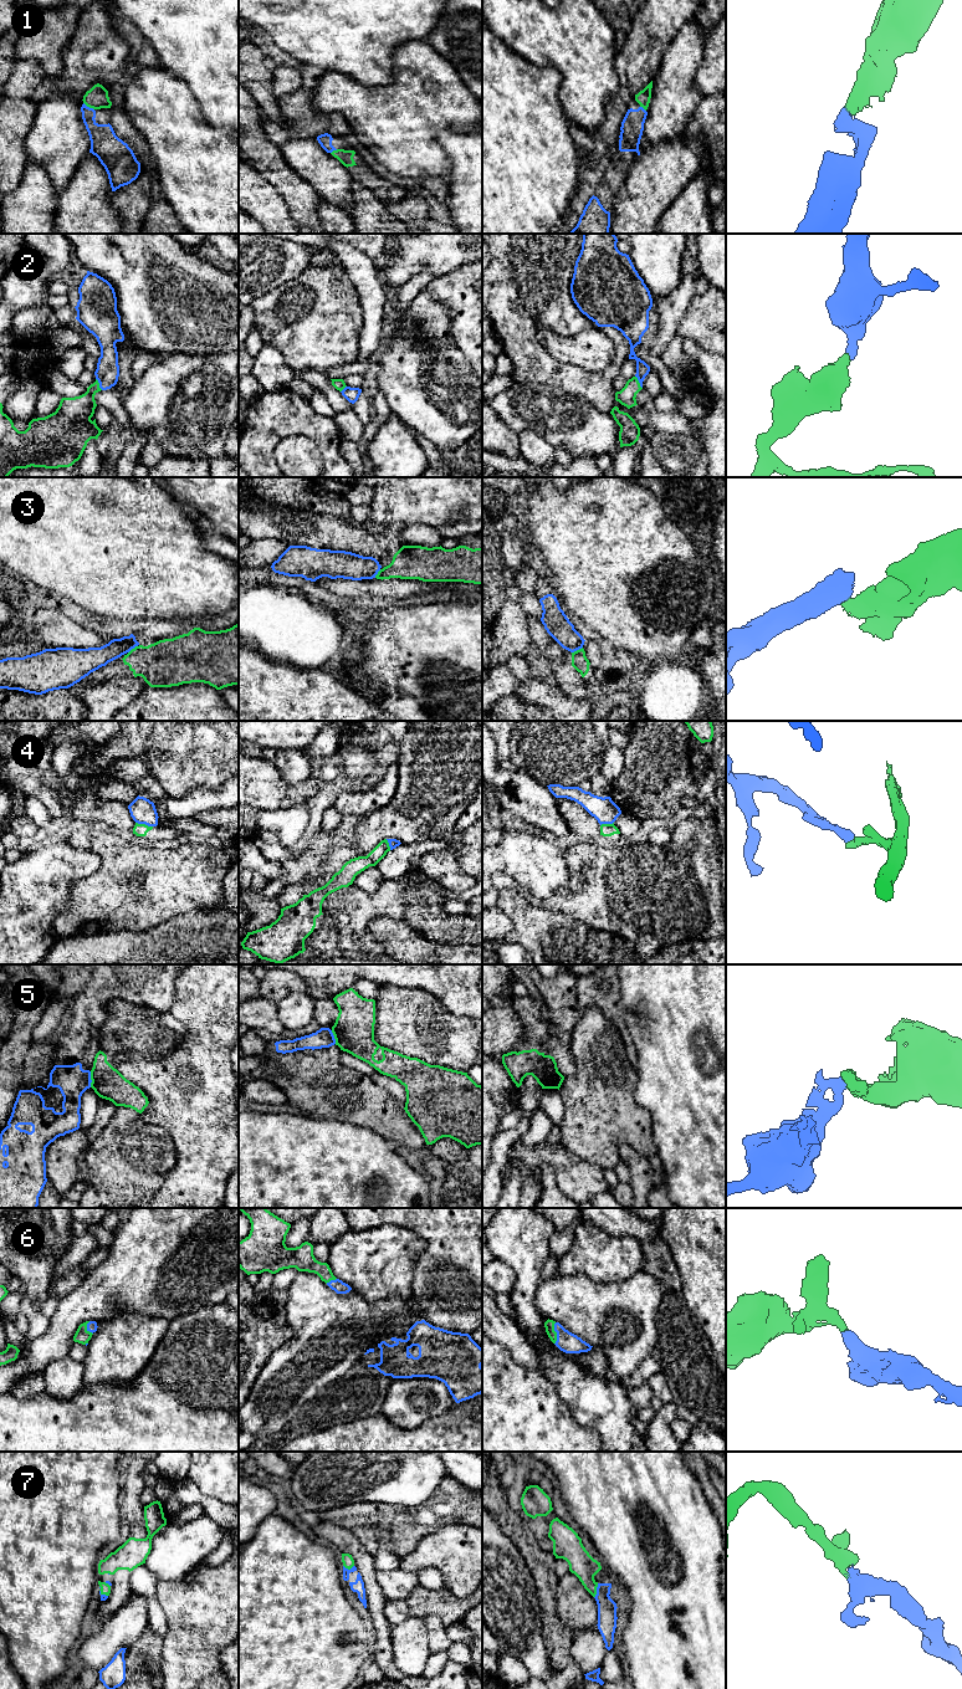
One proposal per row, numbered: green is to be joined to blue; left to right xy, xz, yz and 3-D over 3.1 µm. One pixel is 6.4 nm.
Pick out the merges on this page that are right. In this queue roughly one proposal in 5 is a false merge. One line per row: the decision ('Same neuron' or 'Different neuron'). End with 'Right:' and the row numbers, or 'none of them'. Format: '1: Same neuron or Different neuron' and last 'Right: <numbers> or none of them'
1: Same neuron
2: Same neuron
3: Different neuron
4: Different neuron
5: Different neuron
6: Same neuron
7: Same neuron
Right: 1, 2, 6, 7

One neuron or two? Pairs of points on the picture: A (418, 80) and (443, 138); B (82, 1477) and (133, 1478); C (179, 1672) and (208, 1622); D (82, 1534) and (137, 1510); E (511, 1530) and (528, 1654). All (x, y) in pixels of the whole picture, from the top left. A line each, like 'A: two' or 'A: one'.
A: two
B: two
C: one
D: two
E: two

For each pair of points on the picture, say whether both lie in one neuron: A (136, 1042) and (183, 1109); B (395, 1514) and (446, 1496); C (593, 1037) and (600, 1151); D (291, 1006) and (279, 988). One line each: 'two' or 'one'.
A: two
B: one
C: one
D: two

